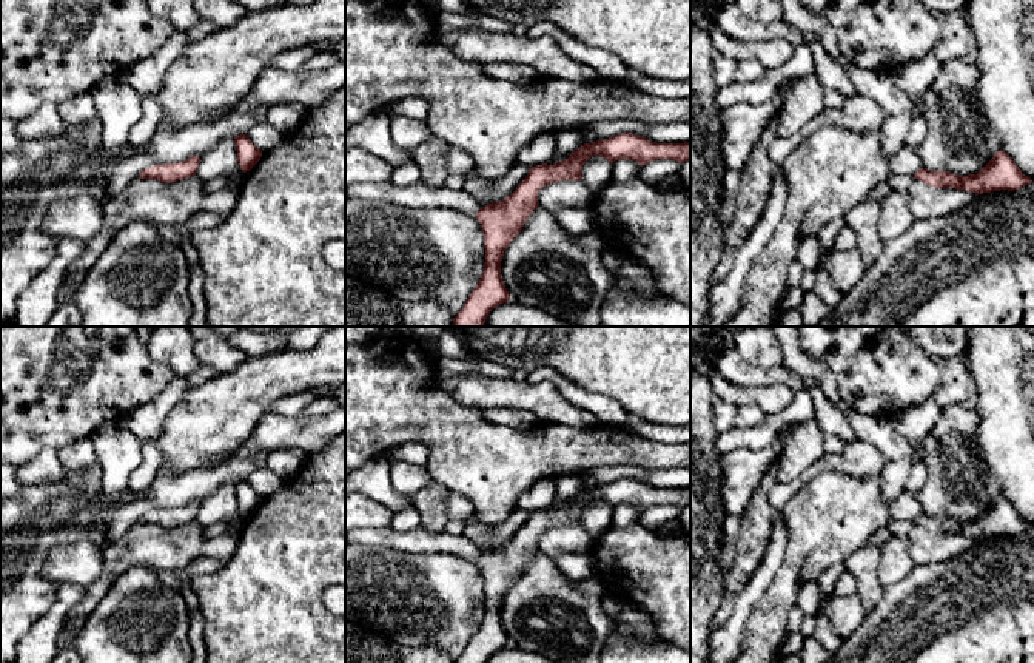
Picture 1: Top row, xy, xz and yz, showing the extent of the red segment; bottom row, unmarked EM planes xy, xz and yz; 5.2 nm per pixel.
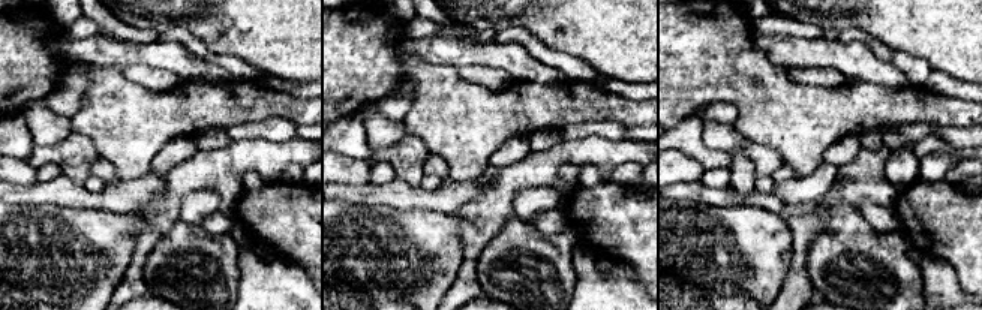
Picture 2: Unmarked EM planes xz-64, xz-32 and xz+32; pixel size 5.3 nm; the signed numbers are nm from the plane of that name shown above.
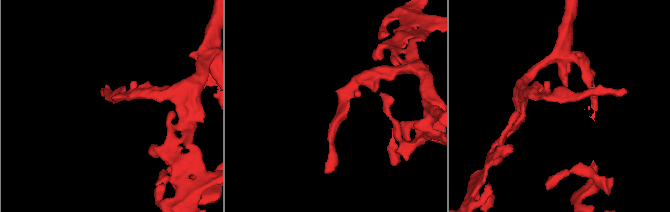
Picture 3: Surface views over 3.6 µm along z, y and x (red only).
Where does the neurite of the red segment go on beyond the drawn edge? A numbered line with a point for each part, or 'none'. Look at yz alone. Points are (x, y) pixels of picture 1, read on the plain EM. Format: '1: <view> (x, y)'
none

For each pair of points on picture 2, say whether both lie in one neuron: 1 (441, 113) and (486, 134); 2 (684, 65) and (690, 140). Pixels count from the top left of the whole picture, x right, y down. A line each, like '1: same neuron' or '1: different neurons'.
1: same neuron
2: different neurons

